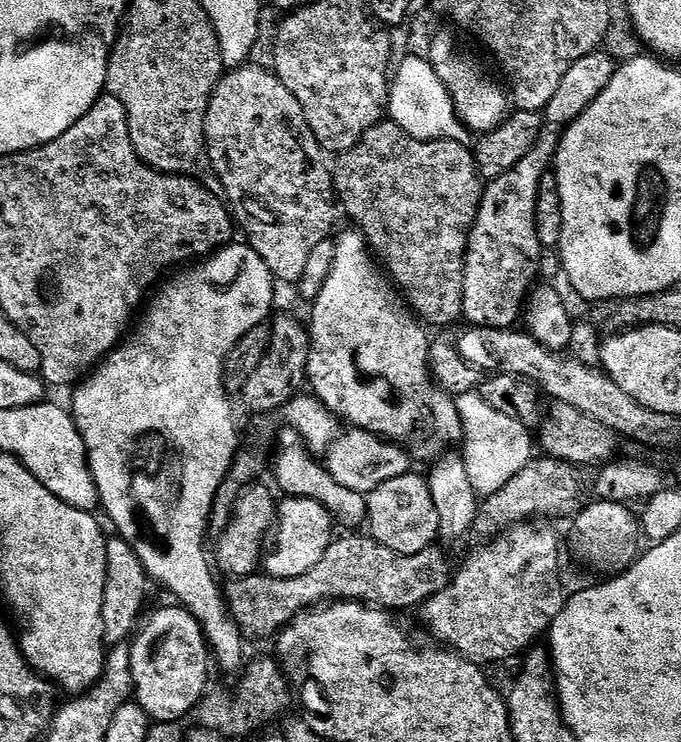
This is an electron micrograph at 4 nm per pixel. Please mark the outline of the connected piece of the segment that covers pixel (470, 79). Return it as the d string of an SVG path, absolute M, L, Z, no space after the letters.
M444 32L433 38L432 49L426 52L426 58L434 66L438 78L442 78L460 121L469 133L492 132L509 115L510 96L505 85L499 79L491 80L487 70L470 53L463 52L450 33Z

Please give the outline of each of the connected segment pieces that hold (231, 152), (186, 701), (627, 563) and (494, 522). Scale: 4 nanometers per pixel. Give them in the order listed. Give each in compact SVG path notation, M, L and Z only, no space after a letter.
M252 67L225 71L216 83L204 119L204 141L208 144L212 170L222 182L235 223L239 231L241 228L248 235L245 236L246 243L258 253L262 262L266 262L266 266L270 266L277 281L285 280L295 285L302 278L302 270L306 270L310 242L326 240L333 235L336 212L338 216L333 169L324 165L322 149L302 114L302 106L298 106L298 98L282 86L275 71Z
M182 606L162 608L143 623L130 644L134 698L155 723L177 723L203 701L211 649L200 623Z
M594 500L594 503L583 508L573 517L574 522L570 530L570 550L573 556L588 567L604 574L618 574L629 569L639 555L638 544L642 542L642 524L639 517L630 510L629 505L615 500Z
M551 458L532 459L526 467L518 470L518 474L514 474L514 478L510 478L510 482L506 482L506 486L502 486L502 490L490 494L479 505L472 532L475 535L484 536L482 538L495 538L501 532L514 527L515 524L532 522L537 518L552 518L548 516L571 517L577 511L576 499L580 496L580 476L576 472L579 472L577 465L567 464L565 460L554 460Z

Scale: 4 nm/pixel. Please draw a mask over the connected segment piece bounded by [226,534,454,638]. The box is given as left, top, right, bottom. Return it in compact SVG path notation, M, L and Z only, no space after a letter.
M344 534L333 539L322 554L322 562L298 578L274 578L267 574L242 576L227 585L228 611L245 637L275 637L296 615L307 609L338 600L358 600L385 610L396 608L419 609L434 594L452 583L454 567L440 546L422 550L418 554L398 556L394 550L382 546L371 535Z

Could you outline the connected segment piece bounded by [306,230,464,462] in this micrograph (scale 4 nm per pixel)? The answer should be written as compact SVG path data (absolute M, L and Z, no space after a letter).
M359 230L344 232L340 237L335 237L334 243L334 270L330 270L330 278L326 278L326 286L318 294L318 298L311 305L312 324L310 323L310 347L308 349L308 371L307 383L312 383L311 391L317 400L321 400L332 413L341 421L349 420L351 427L356 430L372 432L375 436L381 436L384 440L391 440L393 444L403 446L413 457L420 460L435 461L437 458L445 455L449 451L451 444L459 445L464 439L464 427L462 418L456 409L456 402L453 397L440 389L440 385L433 379L428 364L428 350L430 347L430 336L427 336L425 325L414 315L411 308L408 307L403 295L398 291L395 284L386 275L383 267L374 259L373 253L368 247L368 241L365 240Z

